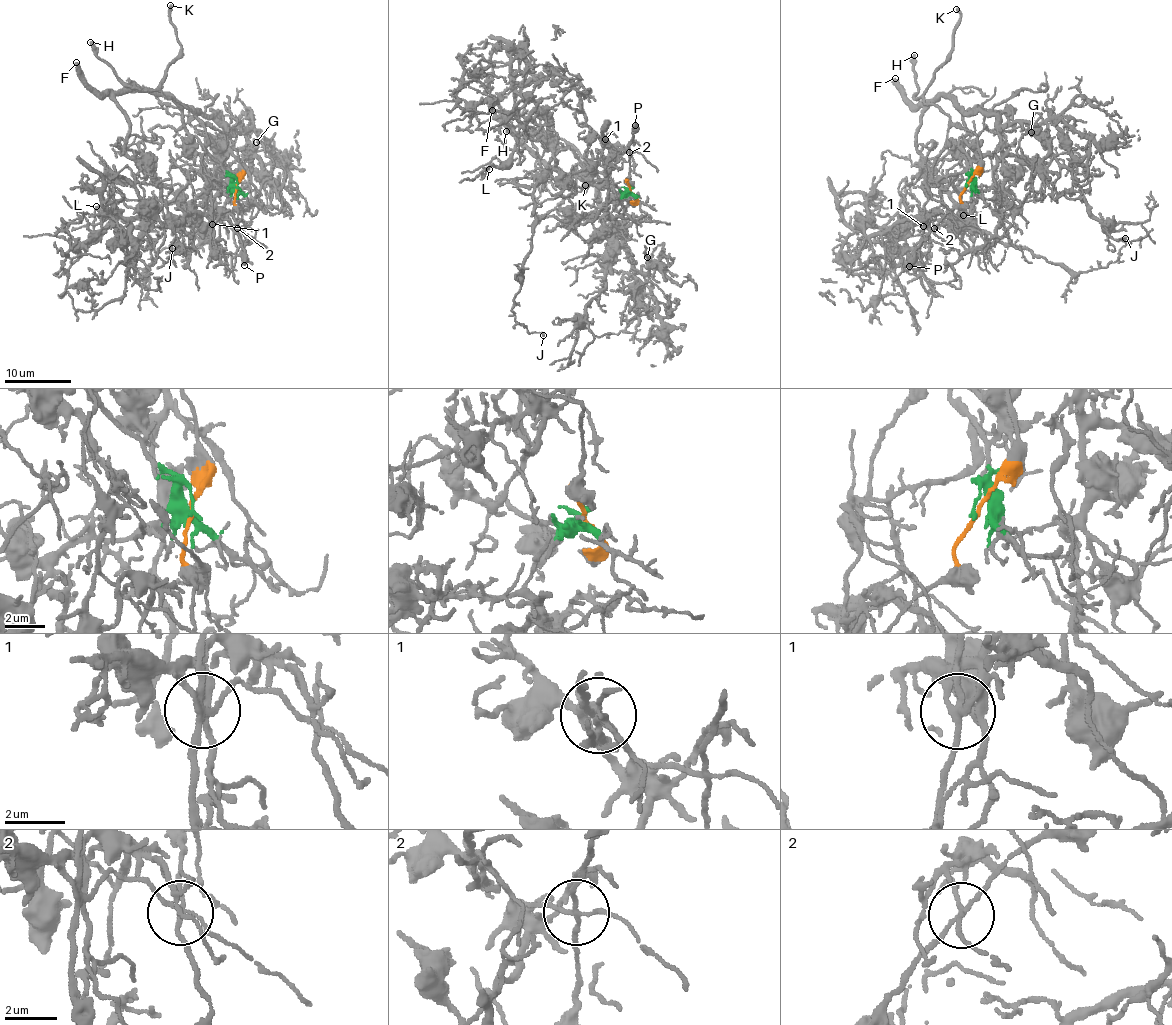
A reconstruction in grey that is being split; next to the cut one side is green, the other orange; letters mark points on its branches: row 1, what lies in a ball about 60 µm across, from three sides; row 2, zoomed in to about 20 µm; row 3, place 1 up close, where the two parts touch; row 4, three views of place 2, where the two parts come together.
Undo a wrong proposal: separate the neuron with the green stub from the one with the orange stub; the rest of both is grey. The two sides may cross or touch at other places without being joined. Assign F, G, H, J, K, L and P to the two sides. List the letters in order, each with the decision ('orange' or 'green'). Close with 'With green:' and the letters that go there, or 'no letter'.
F: green
G: green
H: orange
J: green
K: orange
L: green
P: orange
With green: F, G, J, L

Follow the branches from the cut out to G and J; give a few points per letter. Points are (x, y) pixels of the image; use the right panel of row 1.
G: (967, 183), (997, 188), (1000, 132), (1012, 122), (1047, 126), (1049, 153), (1032, 164), (1018, 155), (1030, 132)
J: (967, 183), (963, 113), (934, 97), (920, 161), (979, 229), (1076, 273), (1115, 261), (1126, 237)

